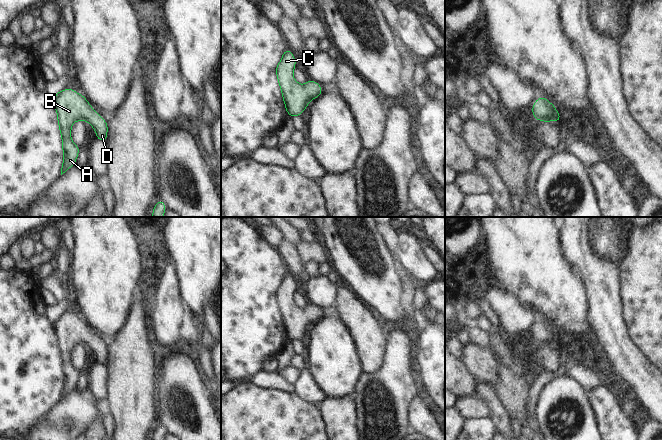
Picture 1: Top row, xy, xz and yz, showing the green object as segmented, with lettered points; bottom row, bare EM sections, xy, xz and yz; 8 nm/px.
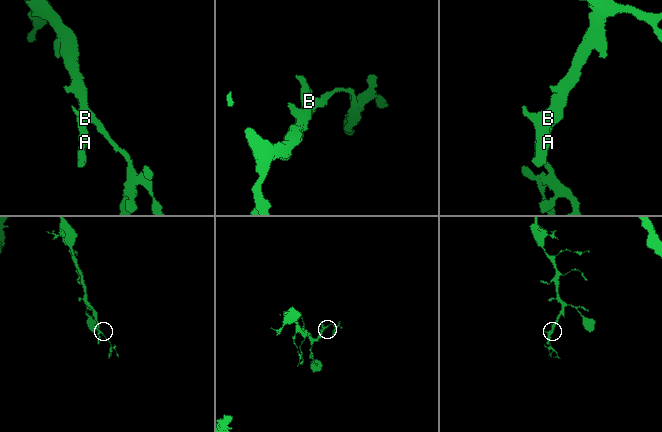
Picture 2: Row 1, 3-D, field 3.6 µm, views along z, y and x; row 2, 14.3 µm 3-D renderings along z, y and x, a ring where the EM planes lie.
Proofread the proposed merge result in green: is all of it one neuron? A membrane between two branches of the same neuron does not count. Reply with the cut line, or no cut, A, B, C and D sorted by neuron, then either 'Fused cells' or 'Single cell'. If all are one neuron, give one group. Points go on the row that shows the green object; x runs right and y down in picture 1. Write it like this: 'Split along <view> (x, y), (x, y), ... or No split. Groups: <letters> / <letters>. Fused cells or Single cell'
No split. Groups: A B C D. Single cell.

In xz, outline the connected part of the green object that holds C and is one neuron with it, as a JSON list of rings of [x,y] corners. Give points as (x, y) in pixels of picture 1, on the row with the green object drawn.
[[[285,49],[281,60],[276,66],[276,77],[281,89],[286,113],[289,117],[301,116],[311,100],[317,99],[323,92],[321,84],[307,80],[304,85],[299,84],[293,75],[296,59],[291,50]]]

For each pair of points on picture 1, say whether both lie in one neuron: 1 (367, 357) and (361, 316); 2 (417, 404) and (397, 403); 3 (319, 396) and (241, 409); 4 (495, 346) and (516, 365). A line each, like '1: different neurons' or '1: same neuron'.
1: same neuron
2: different neurons
3: different neurons
4: same neuron

